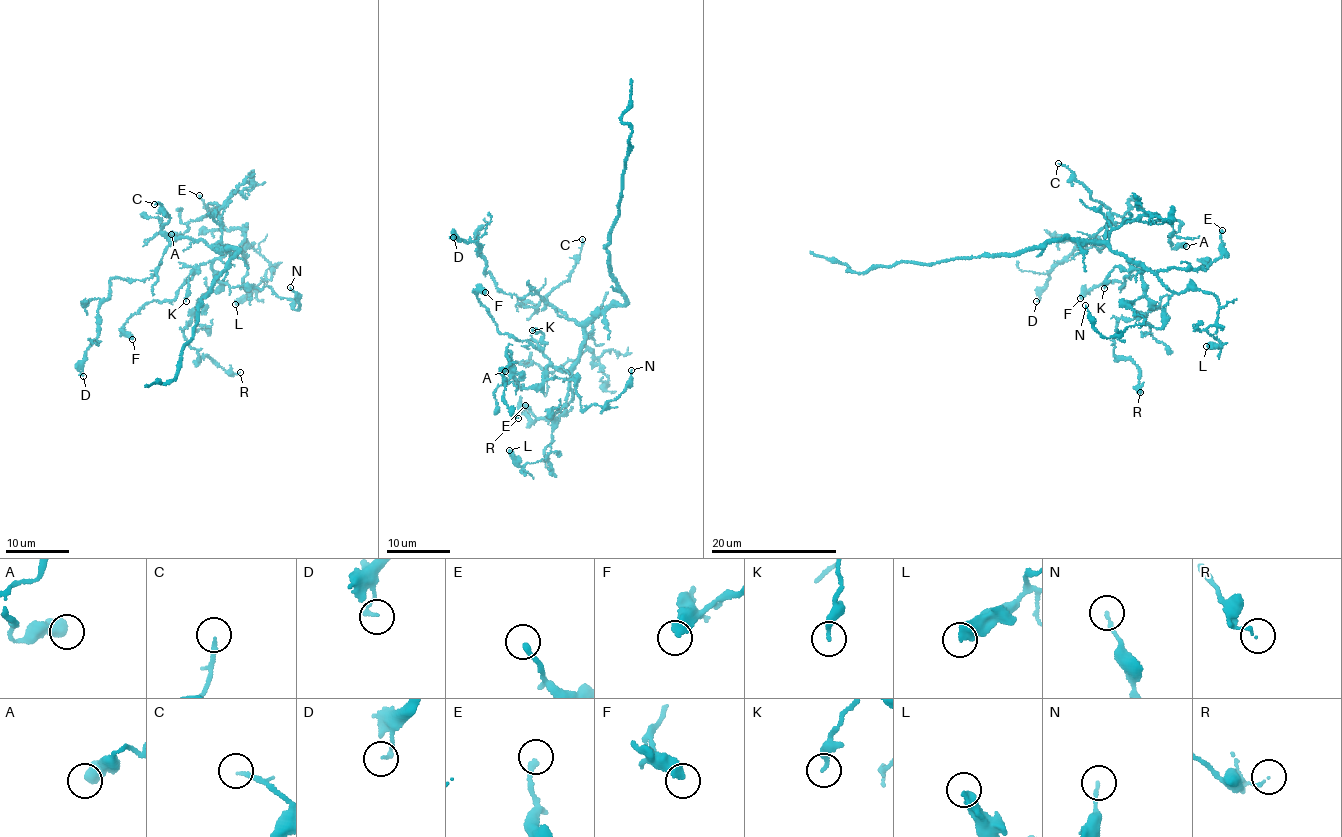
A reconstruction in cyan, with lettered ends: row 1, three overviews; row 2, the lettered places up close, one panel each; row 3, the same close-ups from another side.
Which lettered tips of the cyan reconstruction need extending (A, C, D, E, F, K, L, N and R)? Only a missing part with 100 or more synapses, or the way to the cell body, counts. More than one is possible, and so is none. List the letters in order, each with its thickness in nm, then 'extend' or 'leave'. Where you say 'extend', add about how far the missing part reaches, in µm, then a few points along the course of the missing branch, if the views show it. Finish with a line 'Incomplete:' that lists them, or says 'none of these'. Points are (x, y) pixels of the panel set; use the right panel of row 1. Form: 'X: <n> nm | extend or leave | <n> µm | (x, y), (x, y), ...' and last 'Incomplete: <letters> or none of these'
A: 550 nm | leave
C: 160 nm | leave
D: 140 nm | leave
E: 220 nm | leave
F: 480 nm | leave
K: 260 nm | leave
L: 400 nm | leave
N: 140 nm | leave
R: 90 nm | leave
Incomplete: none of these

